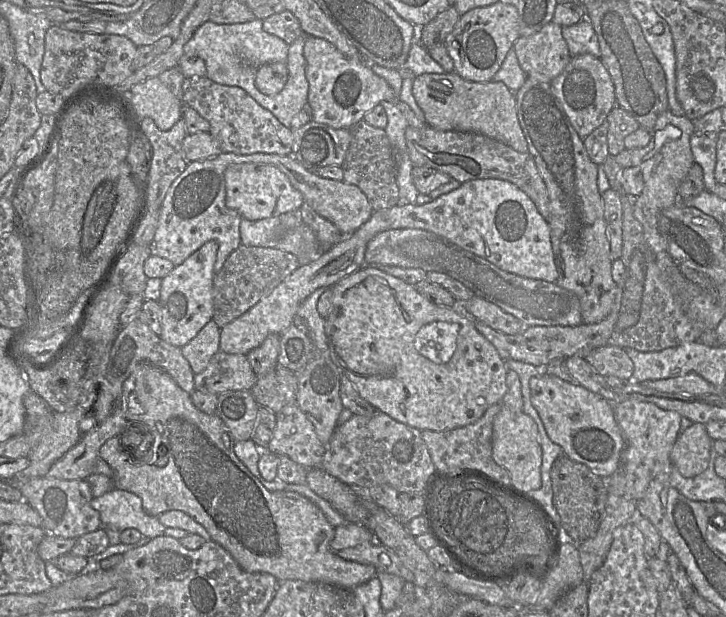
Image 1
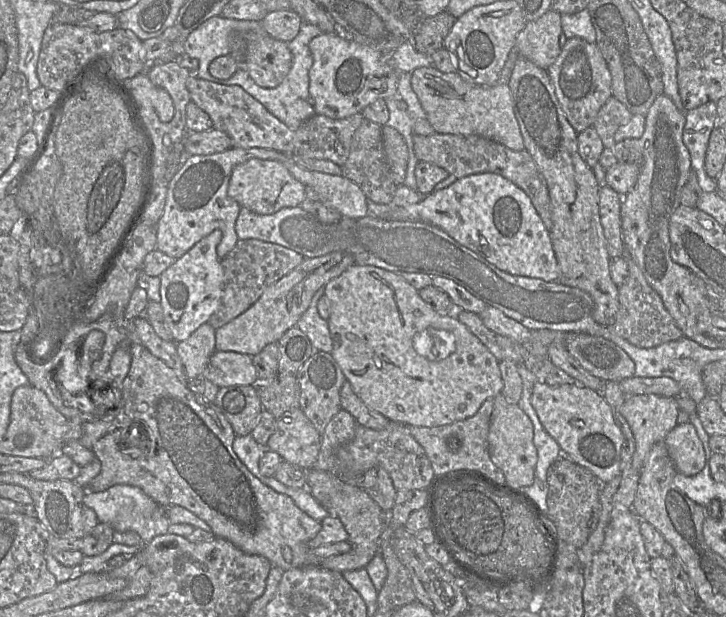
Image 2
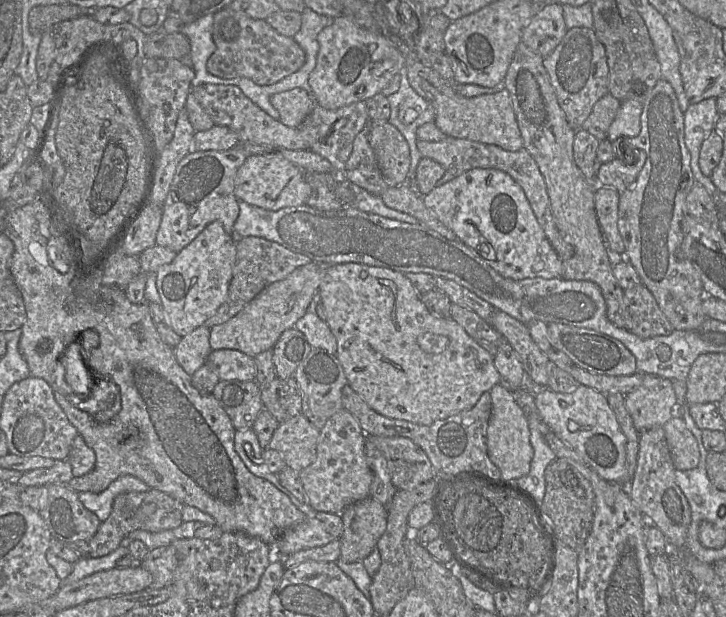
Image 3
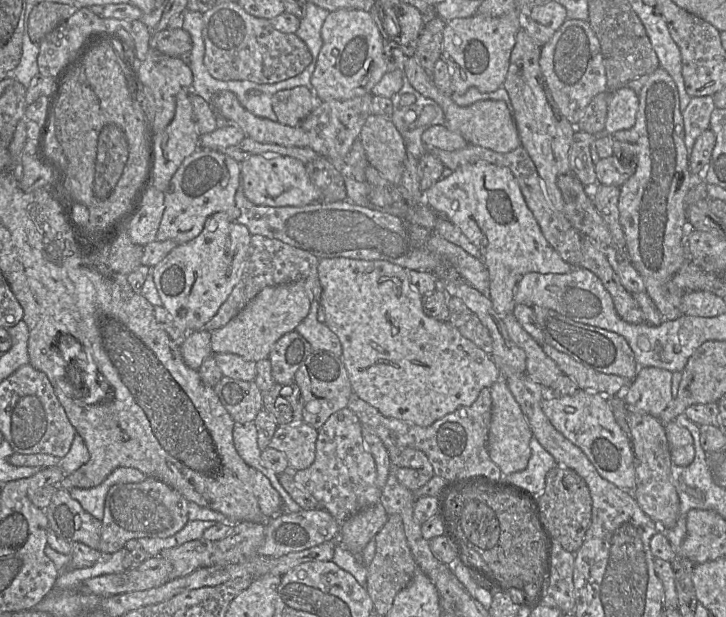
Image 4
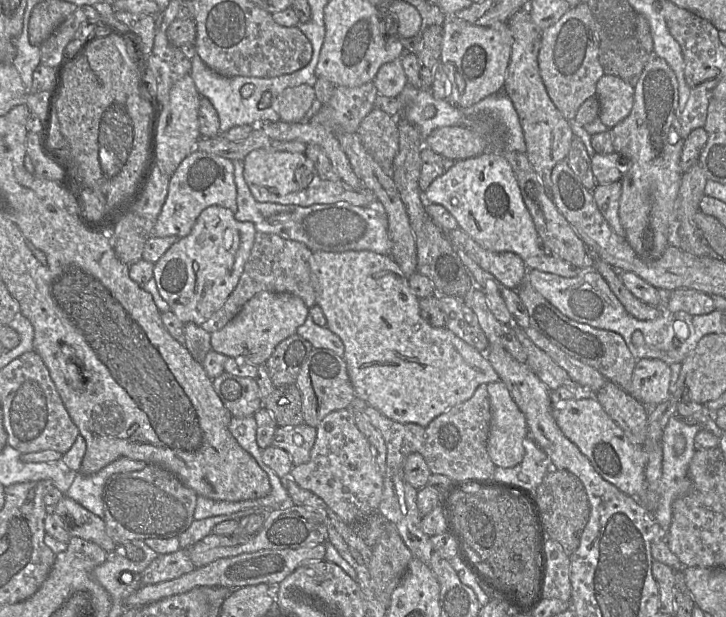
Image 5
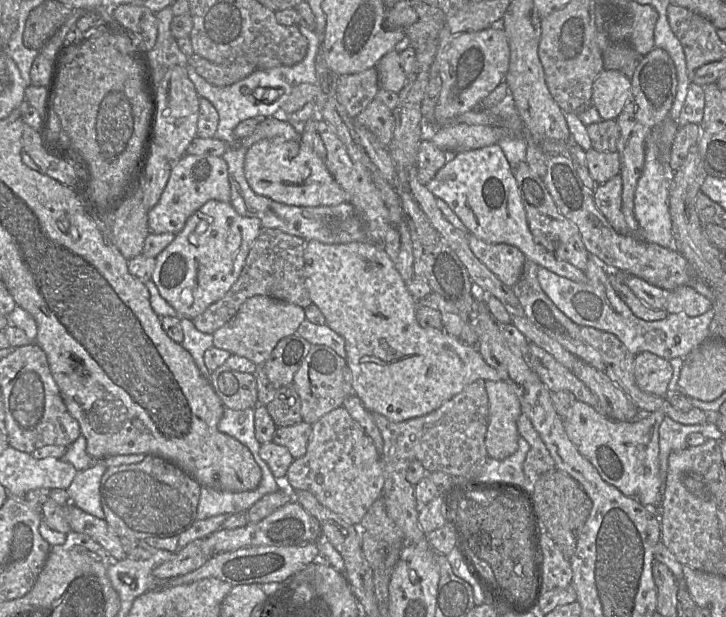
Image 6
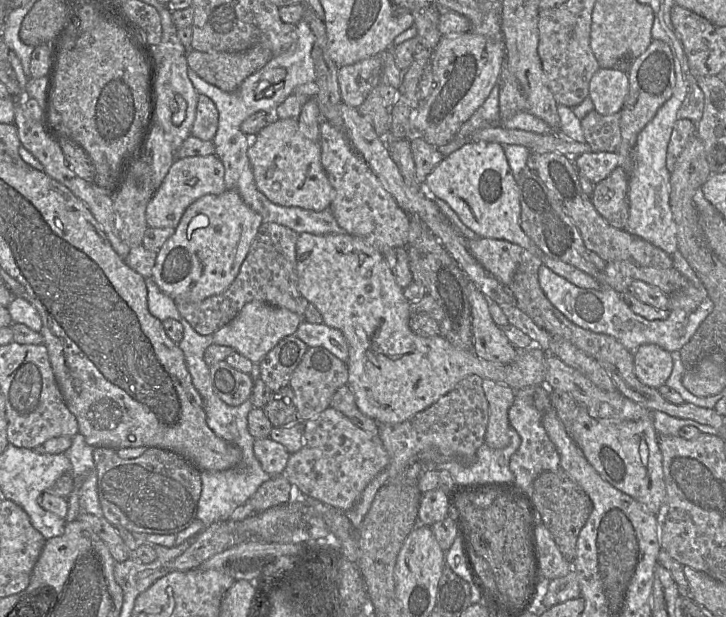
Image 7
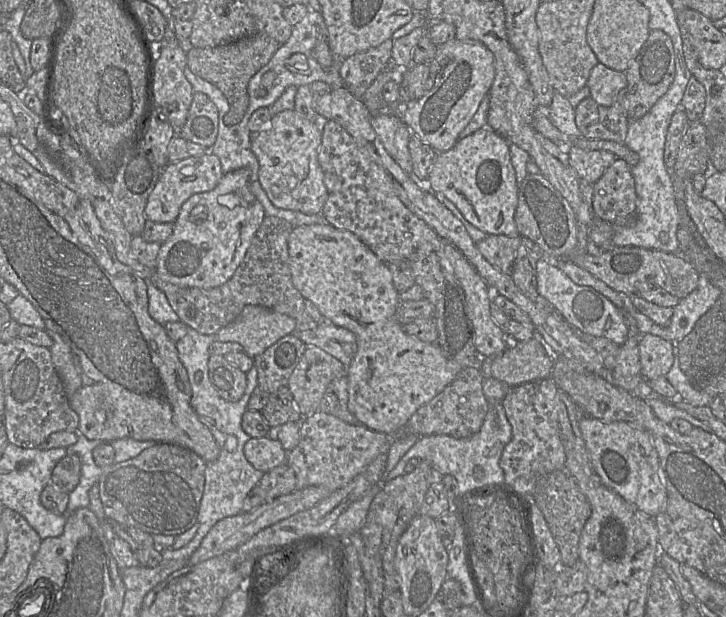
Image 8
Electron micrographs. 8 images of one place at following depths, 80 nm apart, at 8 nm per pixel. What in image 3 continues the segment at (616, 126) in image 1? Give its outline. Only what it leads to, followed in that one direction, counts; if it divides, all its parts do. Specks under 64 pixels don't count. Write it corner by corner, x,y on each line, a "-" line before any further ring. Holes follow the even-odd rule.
607,93
595,103
590,115
582,125
582,130
586,130
598,141
608,139
609,127
615,119
620,105
620,100

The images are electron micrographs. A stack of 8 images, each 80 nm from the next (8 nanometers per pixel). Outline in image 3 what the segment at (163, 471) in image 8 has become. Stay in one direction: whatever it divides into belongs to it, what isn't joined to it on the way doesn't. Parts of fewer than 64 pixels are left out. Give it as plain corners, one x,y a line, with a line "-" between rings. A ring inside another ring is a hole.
156,489
145,492
127,492
119,494
113,501
109,517
101,522
96,534
87,542
91,558
106,556
116,550
123,538
136,530
161,532
173,530
183,523
183,504
172,496

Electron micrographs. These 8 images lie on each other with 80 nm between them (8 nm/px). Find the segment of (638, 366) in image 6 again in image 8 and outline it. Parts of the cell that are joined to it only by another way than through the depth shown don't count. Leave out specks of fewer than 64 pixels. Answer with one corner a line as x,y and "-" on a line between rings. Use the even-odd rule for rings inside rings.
644,334
639,340
641,375
647,381
666,376
673,362
674,344
659,336

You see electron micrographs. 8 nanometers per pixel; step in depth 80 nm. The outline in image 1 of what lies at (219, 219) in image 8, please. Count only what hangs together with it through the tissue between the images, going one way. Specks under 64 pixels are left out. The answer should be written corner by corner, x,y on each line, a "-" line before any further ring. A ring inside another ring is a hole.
210,240
192,253
182,264
161,279
160,298
161,332
167,343
182,347
192,340
213,316
213,266
218,243

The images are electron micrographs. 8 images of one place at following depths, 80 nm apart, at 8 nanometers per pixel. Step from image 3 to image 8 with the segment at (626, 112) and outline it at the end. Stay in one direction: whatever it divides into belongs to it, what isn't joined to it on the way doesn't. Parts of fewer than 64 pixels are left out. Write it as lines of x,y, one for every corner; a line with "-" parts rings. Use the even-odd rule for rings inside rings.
598,63
587,81
591,98
599,105
609,107
621,92
625,92
627,78
625,72
611,69

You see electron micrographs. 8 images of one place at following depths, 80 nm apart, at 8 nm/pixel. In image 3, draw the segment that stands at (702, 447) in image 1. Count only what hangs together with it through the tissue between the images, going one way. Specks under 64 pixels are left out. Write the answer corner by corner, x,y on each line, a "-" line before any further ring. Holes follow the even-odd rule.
677,413
663,425
665,438
676,470
691,470
698,466
700,451
693,433

